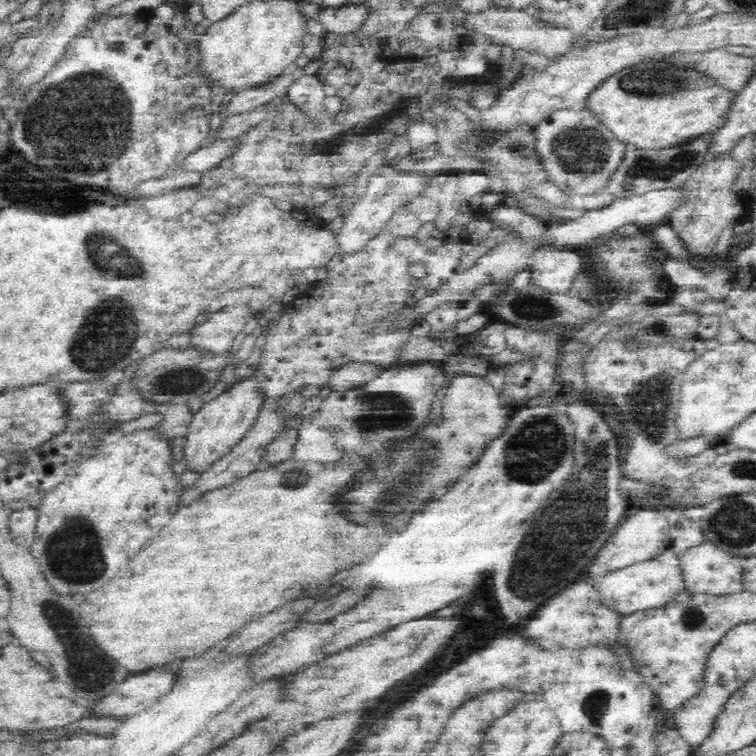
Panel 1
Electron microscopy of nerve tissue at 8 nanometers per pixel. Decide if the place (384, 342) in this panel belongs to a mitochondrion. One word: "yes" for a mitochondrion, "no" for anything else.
no

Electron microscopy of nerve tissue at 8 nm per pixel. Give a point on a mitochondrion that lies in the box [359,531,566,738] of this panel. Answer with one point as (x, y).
(429, 675)

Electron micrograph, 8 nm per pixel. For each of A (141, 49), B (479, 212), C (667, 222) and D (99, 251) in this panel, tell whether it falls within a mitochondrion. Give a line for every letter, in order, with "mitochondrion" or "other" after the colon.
A: other
B: other
C: other
D: mitochondrion

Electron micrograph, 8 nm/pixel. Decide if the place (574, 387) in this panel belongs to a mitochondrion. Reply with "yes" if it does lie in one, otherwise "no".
no

